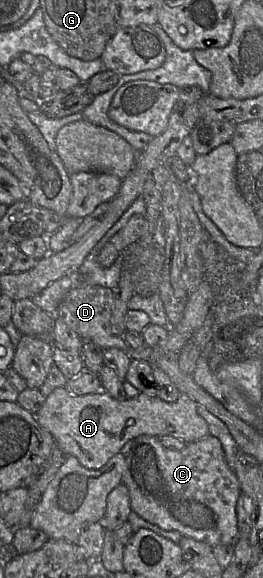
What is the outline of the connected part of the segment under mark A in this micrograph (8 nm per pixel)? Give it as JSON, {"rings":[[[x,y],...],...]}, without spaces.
{"rings":[[[58,387],[45,397],[42,407],[34,415],[66,456],[74,456],[83,467],[97,470],[119,453],[125,443],[142,434],[172,436],[185,443],[206,437],[209,435],[207,422],[196,409],[197,403],[186,394],[180,394],[175,402],[141,392],[135,398],[118,400],[105,391],[78,396],[65,387]]]}

